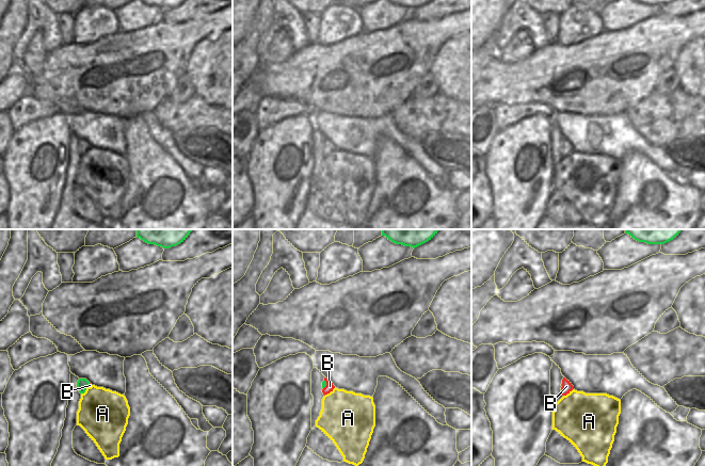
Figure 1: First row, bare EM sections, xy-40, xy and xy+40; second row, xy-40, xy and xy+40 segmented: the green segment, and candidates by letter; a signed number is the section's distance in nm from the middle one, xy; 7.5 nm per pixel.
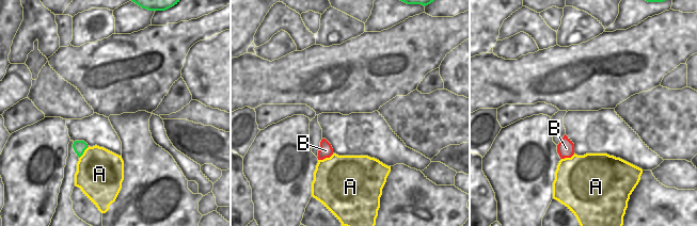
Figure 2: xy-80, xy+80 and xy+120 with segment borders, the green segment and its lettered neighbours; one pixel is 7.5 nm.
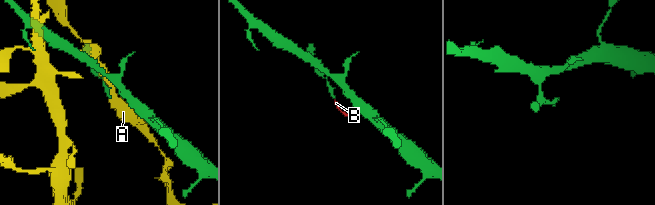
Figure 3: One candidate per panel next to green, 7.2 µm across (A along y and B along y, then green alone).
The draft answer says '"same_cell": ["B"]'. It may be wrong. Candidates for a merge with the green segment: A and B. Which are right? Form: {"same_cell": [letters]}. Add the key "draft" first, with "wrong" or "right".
{"draft": "wrong", "same_cell": []}

